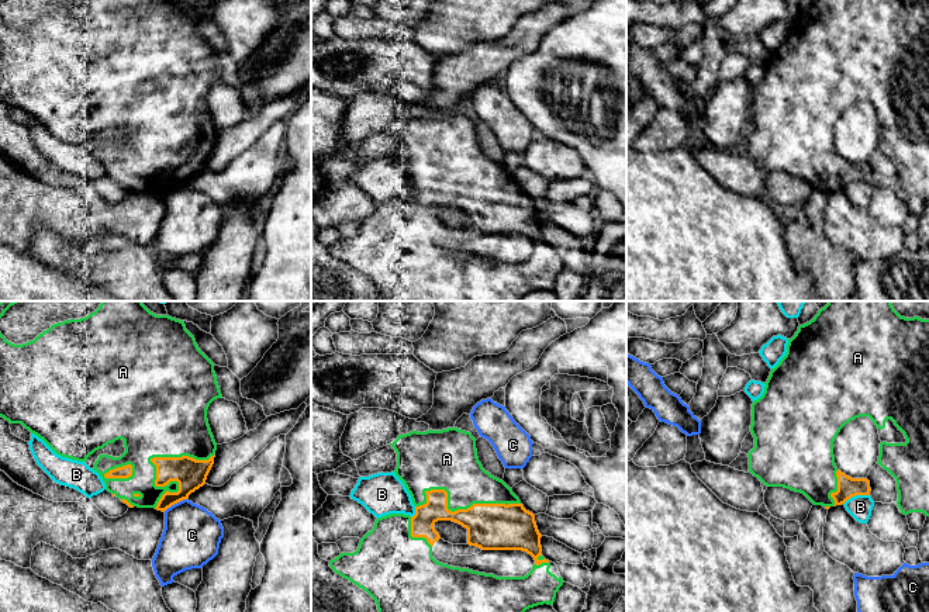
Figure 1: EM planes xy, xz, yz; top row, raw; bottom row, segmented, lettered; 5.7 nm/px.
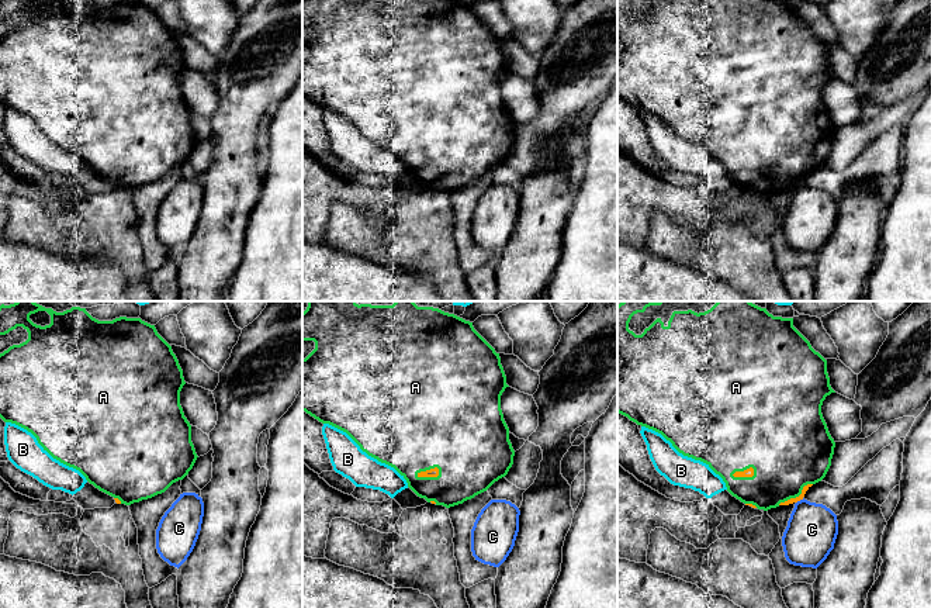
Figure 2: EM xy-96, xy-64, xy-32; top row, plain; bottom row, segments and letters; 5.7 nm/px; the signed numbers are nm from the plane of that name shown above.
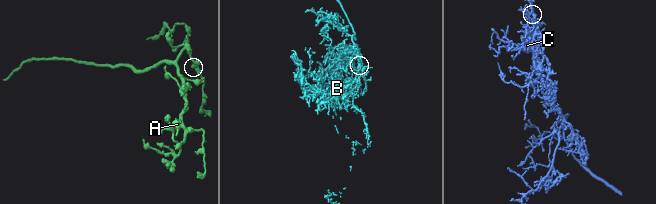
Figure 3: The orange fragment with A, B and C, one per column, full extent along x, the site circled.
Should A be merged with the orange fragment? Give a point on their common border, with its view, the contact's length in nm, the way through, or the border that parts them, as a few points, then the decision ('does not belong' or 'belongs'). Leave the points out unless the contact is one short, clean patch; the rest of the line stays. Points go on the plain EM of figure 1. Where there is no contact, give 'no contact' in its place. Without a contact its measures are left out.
contact xy (156, 155); length 460 nm; belongs

